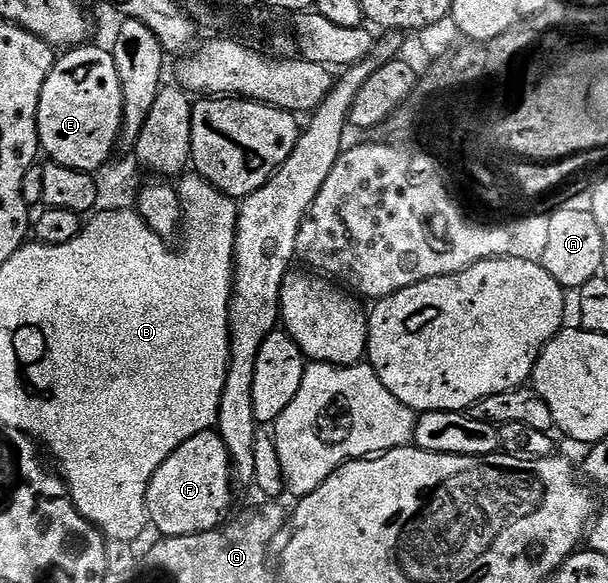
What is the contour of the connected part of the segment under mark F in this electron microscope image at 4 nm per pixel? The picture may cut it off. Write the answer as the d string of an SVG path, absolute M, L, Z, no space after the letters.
M215 430L198 433L198 437L190 437L190 441L178 445L178 449L158 465L146 493L144 507L148 510L148 522L164 537L213 531L229 514L232 487L232 459L222 437Z

